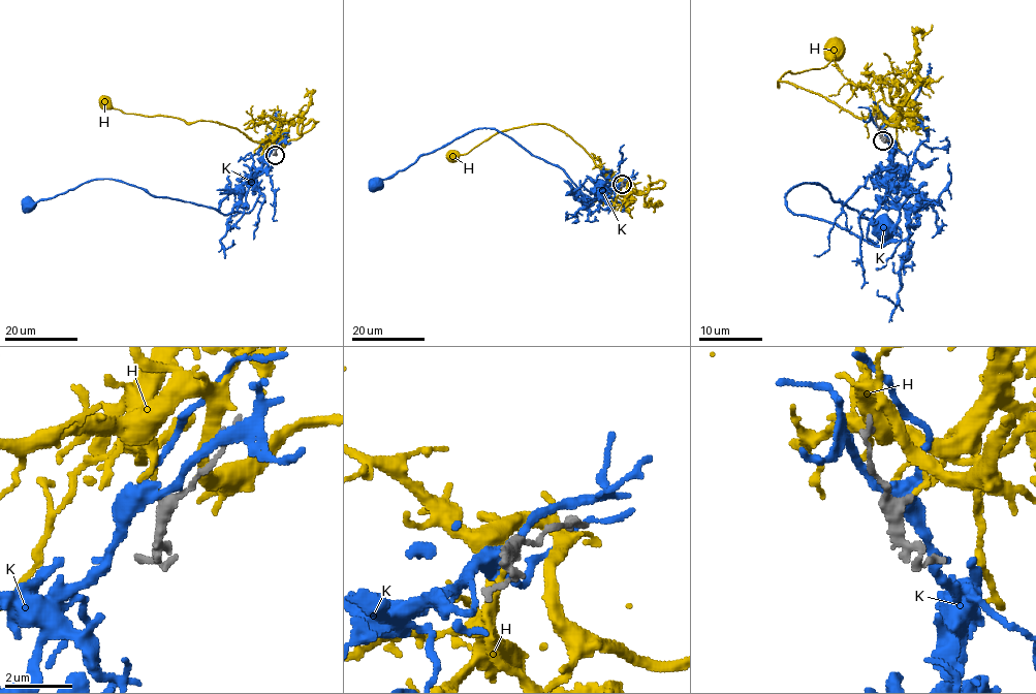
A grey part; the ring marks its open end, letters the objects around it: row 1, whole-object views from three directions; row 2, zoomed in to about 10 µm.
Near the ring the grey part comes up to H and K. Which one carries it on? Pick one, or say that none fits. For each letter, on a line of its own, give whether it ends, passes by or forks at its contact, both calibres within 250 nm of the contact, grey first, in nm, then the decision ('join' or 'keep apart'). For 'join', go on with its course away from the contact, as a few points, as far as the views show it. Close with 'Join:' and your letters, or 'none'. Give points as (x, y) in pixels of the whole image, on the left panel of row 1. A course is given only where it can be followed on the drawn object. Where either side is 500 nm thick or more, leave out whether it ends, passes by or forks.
H: it ends; calibres 320 and 130 nm; keep apart
K: it forks; calibres 360 and 320 nm; keep apart
Join: none

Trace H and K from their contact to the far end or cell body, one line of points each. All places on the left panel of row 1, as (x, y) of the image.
H: (274, 147), (270, 140), (252, 142), (236, 128), (213, 121), (185, 123), (169, 116), (122, 113), (105, 101)
K: (275, 148), (243, 185), (240, 207), (227, 215), (112, 179), (93, 179), (27, 203)

